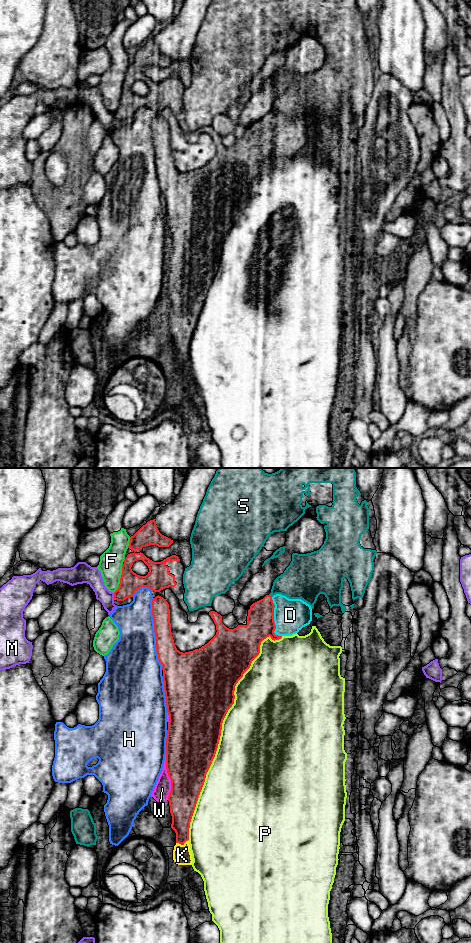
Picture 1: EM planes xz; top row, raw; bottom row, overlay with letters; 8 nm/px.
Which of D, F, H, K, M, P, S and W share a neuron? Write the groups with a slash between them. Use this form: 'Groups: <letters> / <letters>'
Groups: D / F / H / K W / M / P / S

